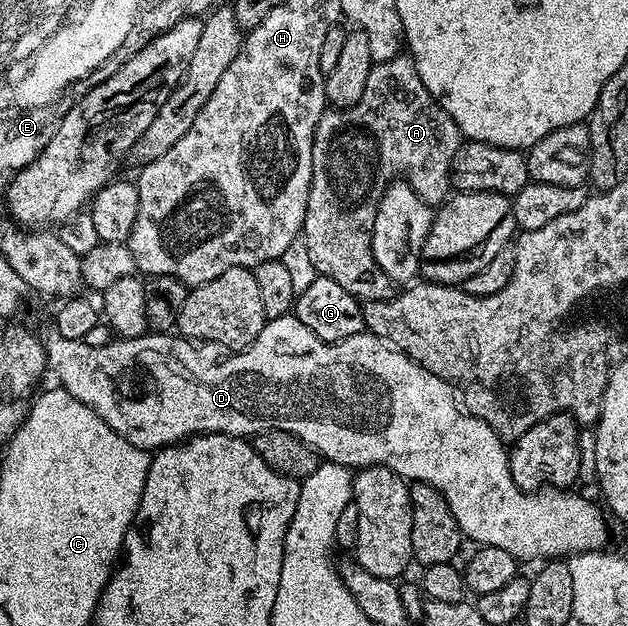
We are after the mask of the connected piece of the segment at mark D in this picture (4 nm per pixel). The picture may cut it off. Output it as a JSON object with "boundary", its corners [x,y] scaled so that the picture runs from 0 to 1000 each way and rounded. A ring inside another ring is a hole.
{"boundary":[[[463,500],[452,506],[425,510],[408,545],[401,545],[393,554],[373,559],[352,554],[349,548],[298,542],[283,532],[231,532],[213,542],[188,538],[169,554],[143,554],[129,542],[104,542],[96,538],[96,532],[89,527],[75,529],[75,535],[70,535],[73,578],[83,599],[86,593],[88,602],[99,610],[94,612],[97,623],[115,628],[115,634],[121,634],[134,647],[145,650],[186,695],[197,698],[226,720],[245,724],[260,714],[288,708],[312,695],[403,698],[416,688],[452,687],[487,708],[521,740],[540,740],[559,749],[575,749],[589,746],[596,740],[607,740],[610,746],[624,749],[648,768],[688,775],[707,794],[707,800],[713,800],[713,813],[720,813],[720,826],[726,826],[729,842],[744,863],[756,861],[756,869],[803,877],[803,883],[815,883],[815,890],[826,896],[836,896],[836,893],[876,896],[884,890],[908,890],[901,887],[914,887],[919,880],[952,880],[965,867],[967,824],[957,808],[952,812],[943,799],[932,797],[927,791],[912,791],[916,786],[908,781],[866,778],[854,784],[831,784],[825,780],[822,768],[815,768],[812,728],[803,712],[803,703],[771,671],[760,669],[756,663],[750,663],[747,657],[732,649],[732,637],[725,620],[701,602],[694,602],[694,596],[682,596],[682,589],[670,586],[661,573],[650,572],[618,545],[591,535],[584,527],[561,538],[548,538],[548,545],[518,548],[514,542],[503,538],[503,532],[497,532],[497,526],[490,526],[490,519],[484,519]]]}

